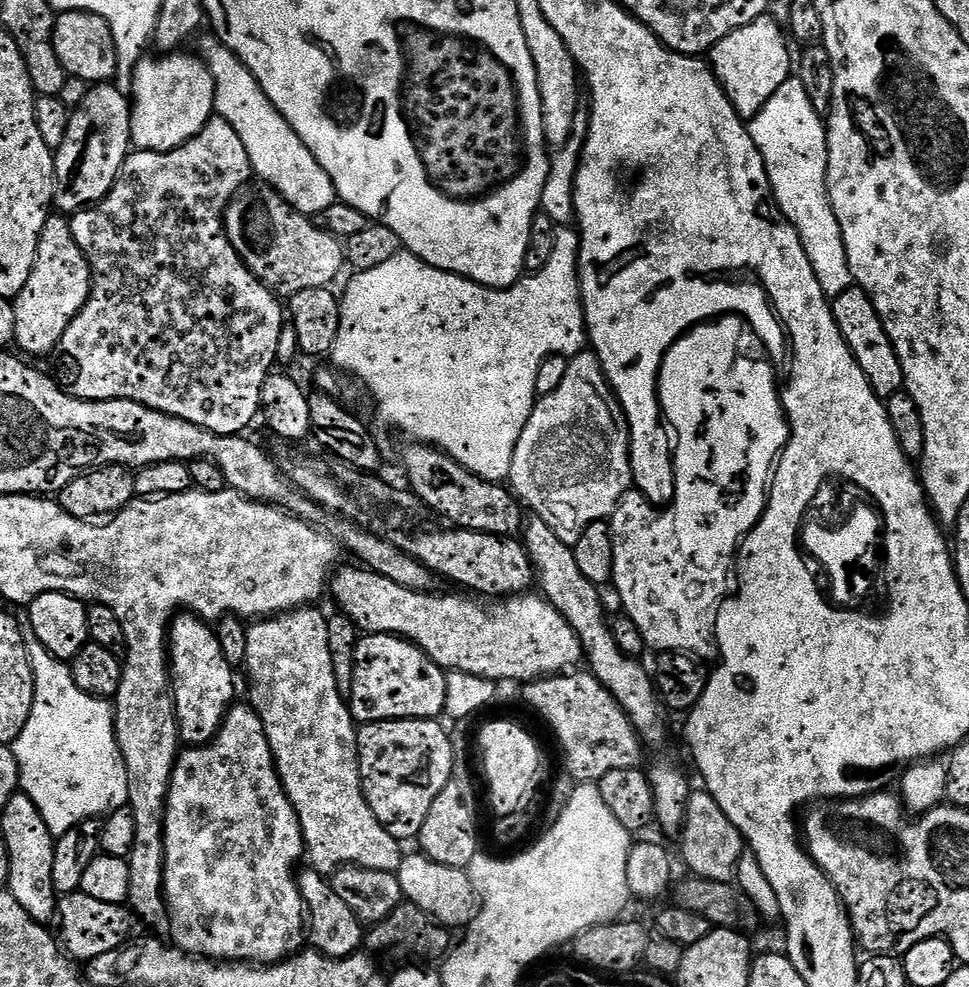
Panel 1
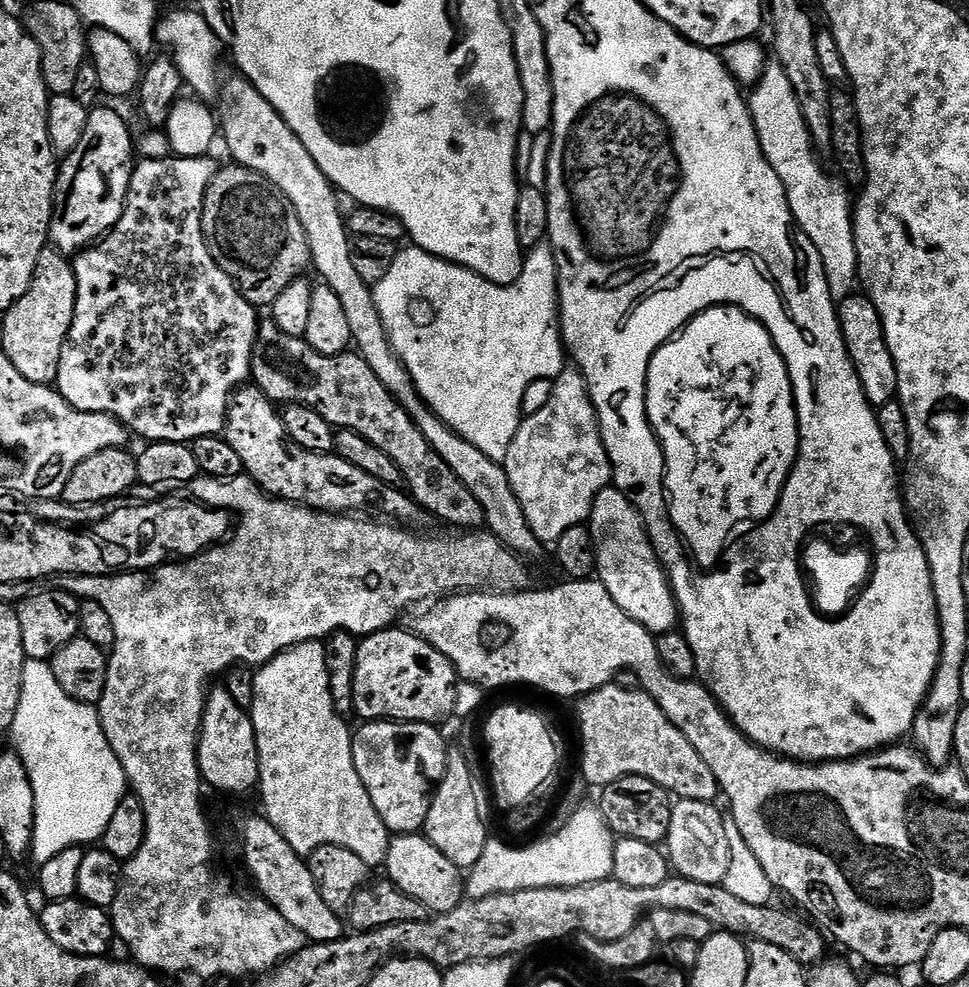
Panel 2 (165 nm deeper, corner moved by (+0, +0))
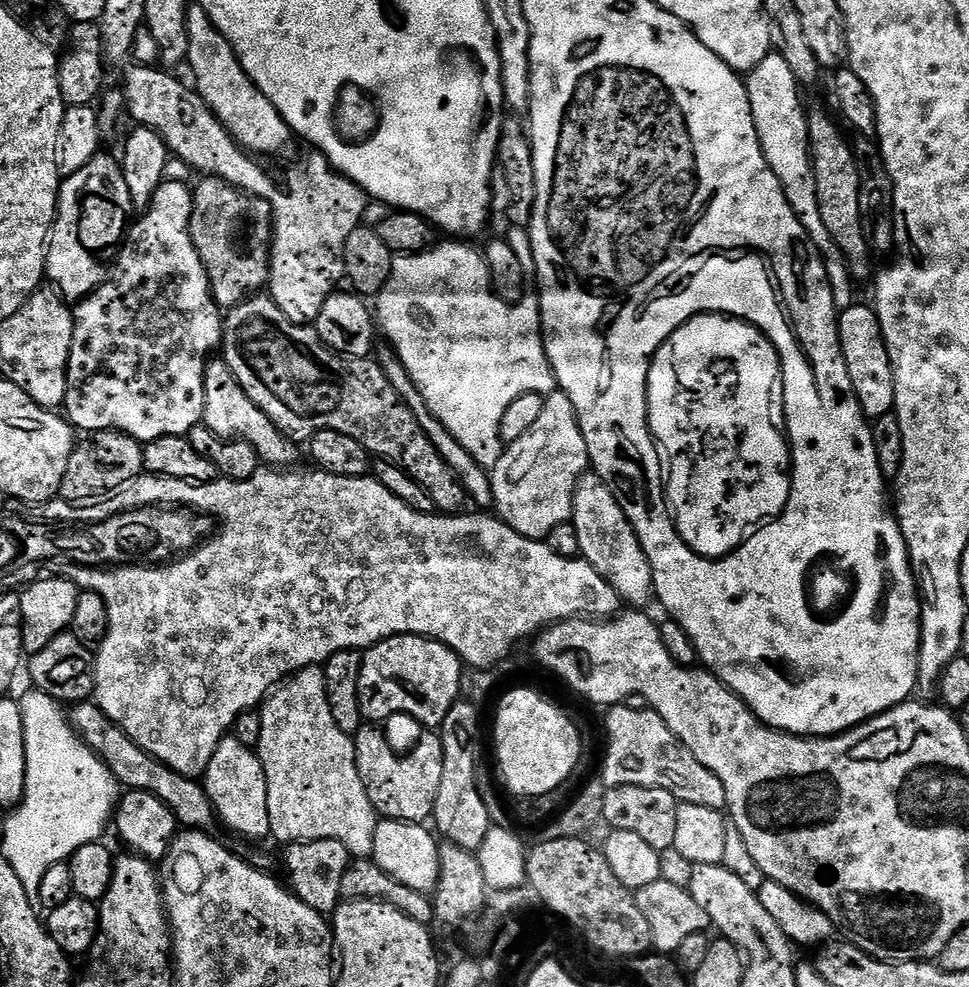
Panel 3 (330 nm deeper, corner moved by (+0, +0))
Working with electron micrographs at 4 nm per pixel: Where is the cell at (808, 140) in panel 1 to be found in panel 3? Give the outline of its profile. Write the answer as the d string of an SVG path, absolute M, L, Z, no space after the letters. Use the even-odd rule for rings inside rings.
M774 51L766 54L766 58L762 58L762 62L758 62L758 66L754 66L754 70L747 73L746 83L750 110L754 114L754 126L758 130L758 138L762 150L766 154L766 162L770 166L770 170L774 170L774 178L778 178L778 182L782 182L782 190L786 194L786 202L790 202L790 210L794 210L798 222L802 222L806 234L812 239L813 246L817 248L824 260L837 309L846 309L854 303L854 296L852 296L854 284L848 274L848 261L844 259L842 250L838 250L838 246L834 246L834 238L830 238L830 230L826 230L826 225L822 222L822 214L818 210L818 194L814 190L814 174L812 173L812 154L808 146L808 117L805 105L800 105L801 85L797 84L794 73L791 72L789 64L782 59L782 54Z

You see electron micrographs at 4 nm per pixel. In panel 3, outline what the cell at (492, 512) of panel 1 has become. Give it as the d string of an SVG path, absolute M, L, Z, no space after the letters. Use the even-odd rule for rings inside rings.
M267 294L253 295L224 316L222 358L228 363L230 370L234 370L234 378L238 378L238 386L242 386L242 390L246 390L246 394L250 394L250 402L254 402L258 406L258 410L262 410L262 414L266 414L266 418L270 418L270 422L274 422L274 426L284 436L297 442L307 442L314 434L318 434L318 430L338 430L338 434L347 434L349 438L354 438L354 442L362 442L364 449L373 457L389 460L394 466L406 470L406 474L410 474L410 478L414 478L414 482L418 482L418 486L422 486L422 490L426 490L426 494L430 494L430 498L434 498L437 509L441 513L460 514L467 509L464 507L469 507L468 492L462 486L462 482L456 477L454 470L450 470L450 466L446 466L442 454L438 454L438 450L434 450L434 442L430 442L430 438L426 438L418 418L414 418L414 414L408 409L406 402L398 394L398 390L394 390L394 386L390 386L390 378L386 378L379 363L372 358L353 358L333 352L332 349L324 345L322 338L318 338L315 327L290 322L290 318L286 318L286 314L282 314L282 310L278 310L278 306L272 301L271 296Z

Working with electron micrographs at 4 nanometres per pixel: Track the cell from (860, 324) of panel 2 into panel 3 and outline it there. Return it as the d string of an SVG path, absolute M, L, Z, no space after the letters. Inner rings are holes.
M860 302L839 313L836 321L838 338L842 346L842 358L846 358L846 374L850 374L850 386L869 421L890 414L896 406L894 398L894 370L890 354L886 350L886 338L882 334L882 322L878 322L875 307L868 308Z

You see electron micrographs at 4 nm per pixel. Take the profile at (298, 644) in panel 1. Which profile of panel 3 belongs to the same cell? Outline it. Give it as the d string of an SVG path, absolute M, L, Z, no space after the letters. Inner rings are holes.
M313 666L303 668L300 672L294 672L287 680L283 681L265 699L262 707L259 709L261 716L261 740L258 745L258 755L262 762L262 770L266 774L266 786L268 787L268 809L270 810L270 826L272 827L272 836L281 840L281 845L287 846L295 844L302 840L337 840L346 846L349 853L356 858L371 857L374 850L374 830L378 823L378 813L376 807L370 802L366 794L366 786L358 774L356 765L356 741L353 737L338 730L338 725L334 722L334 714L330 714L330 702L326 698L326 678L324 677L323 667Z

